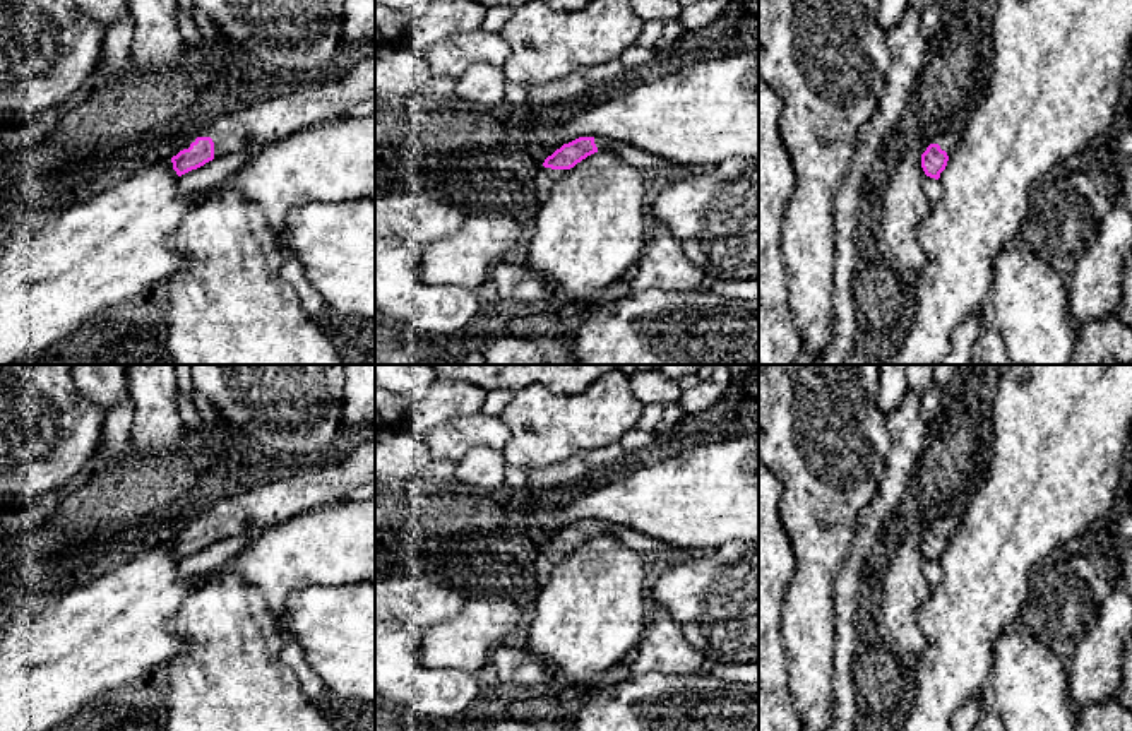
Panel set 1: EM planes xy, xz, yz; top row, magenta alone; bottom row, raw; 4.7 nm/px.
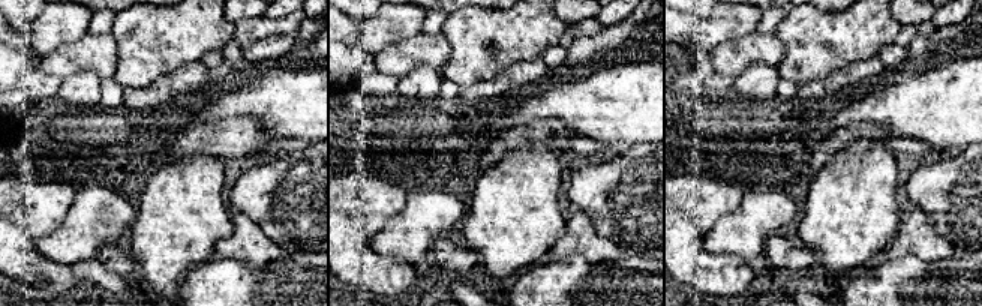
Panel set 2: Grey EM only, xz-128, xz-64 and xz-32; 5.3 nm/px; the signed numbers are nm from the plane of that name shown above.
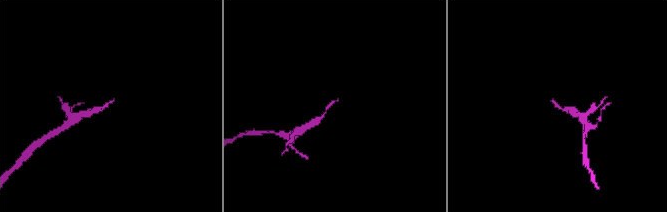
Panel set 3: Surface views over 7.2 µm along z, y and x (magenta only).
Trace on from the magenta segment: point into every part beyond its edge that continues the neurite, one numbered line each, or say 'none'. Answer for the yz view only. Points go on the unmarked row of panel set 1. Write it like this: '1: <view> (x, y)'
1: yz (947, 524)

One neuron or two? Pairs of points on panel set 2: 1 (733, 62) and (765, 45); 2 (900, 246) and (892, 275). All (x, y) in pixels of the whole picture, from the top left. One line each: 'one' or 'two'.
1: one
2: two

